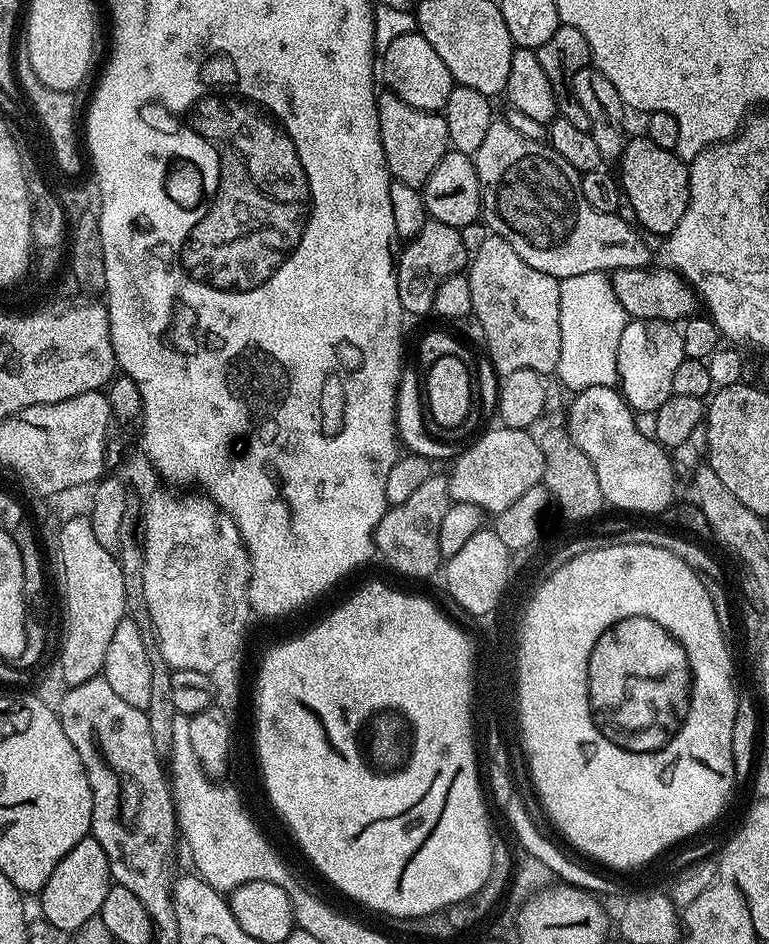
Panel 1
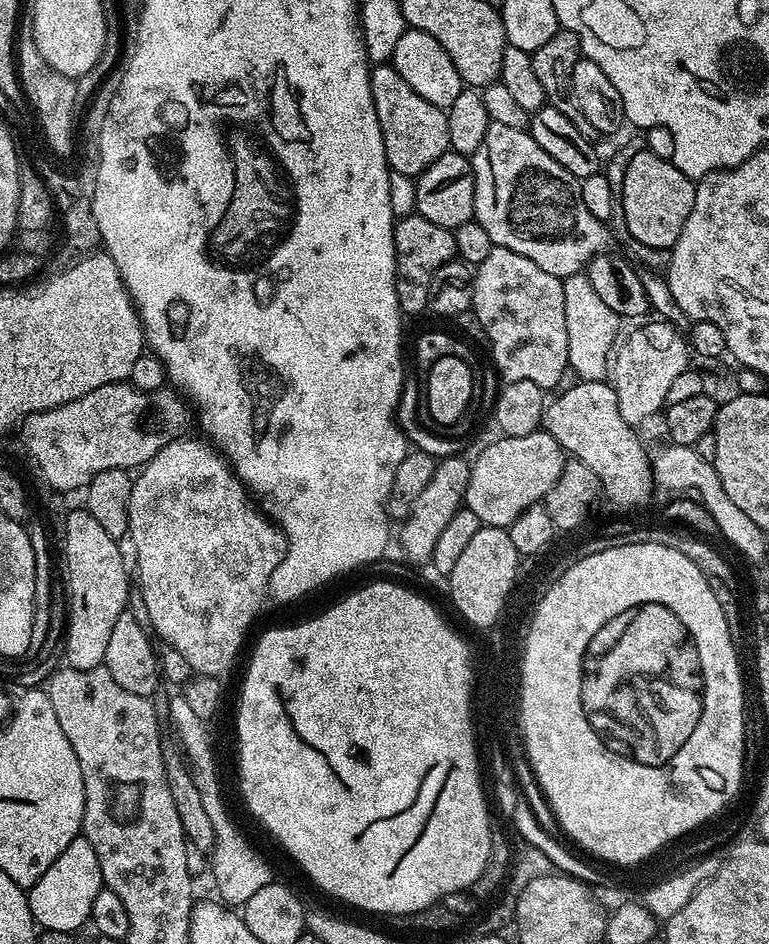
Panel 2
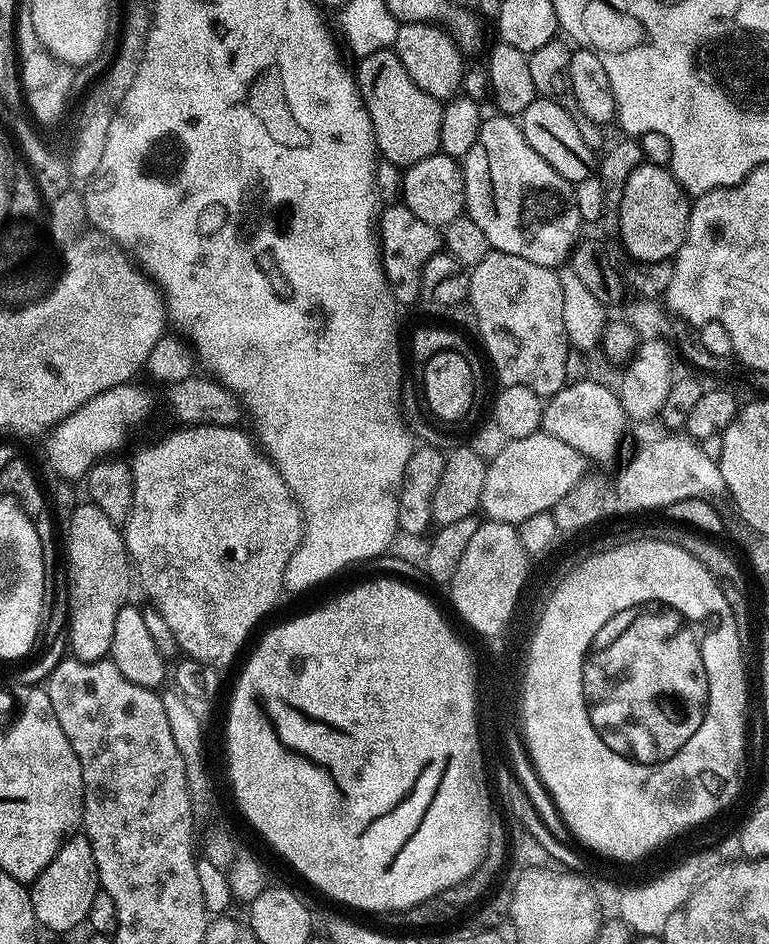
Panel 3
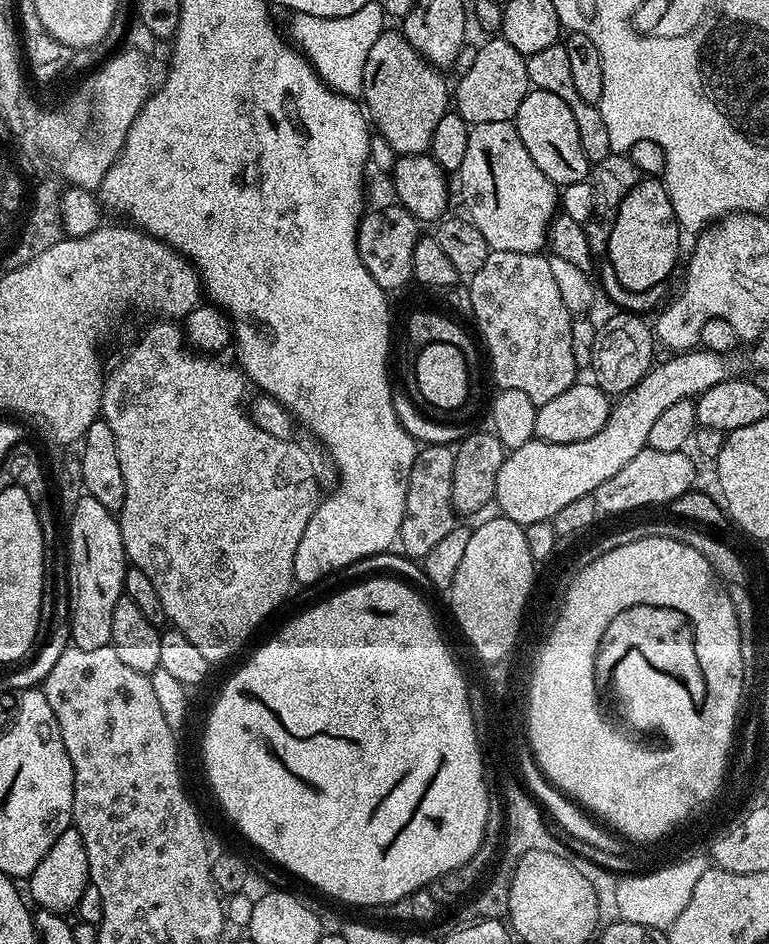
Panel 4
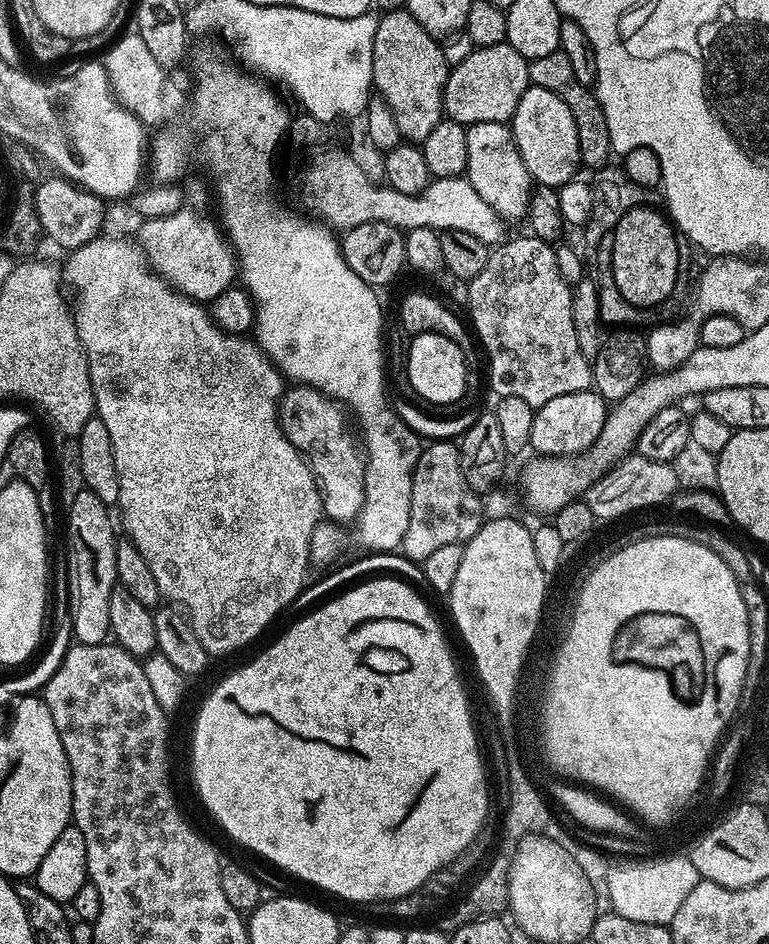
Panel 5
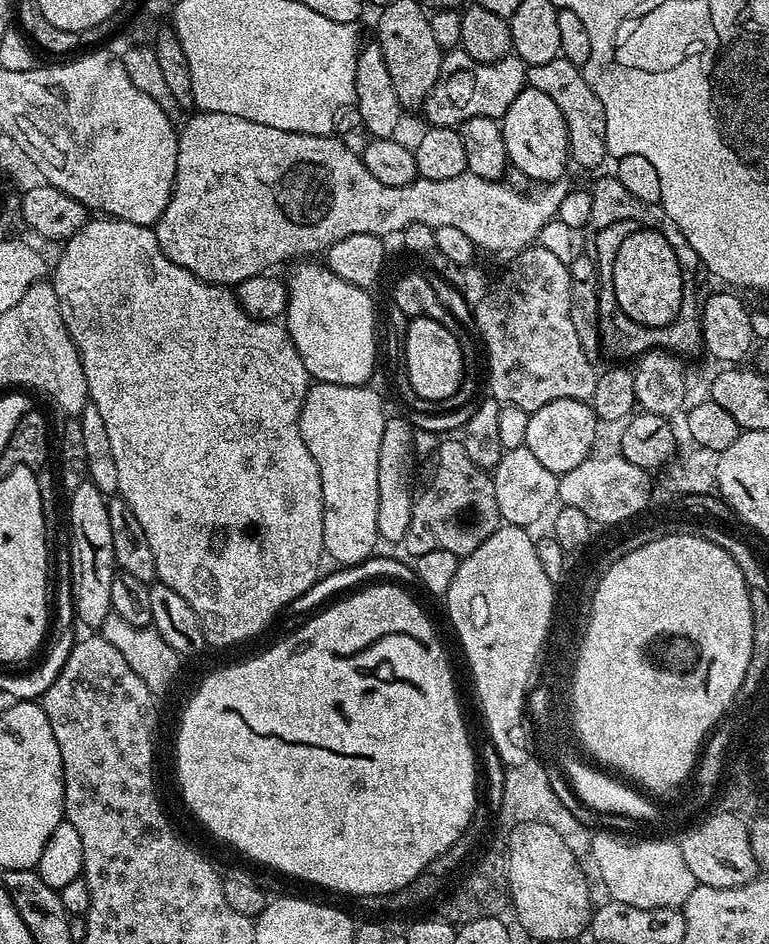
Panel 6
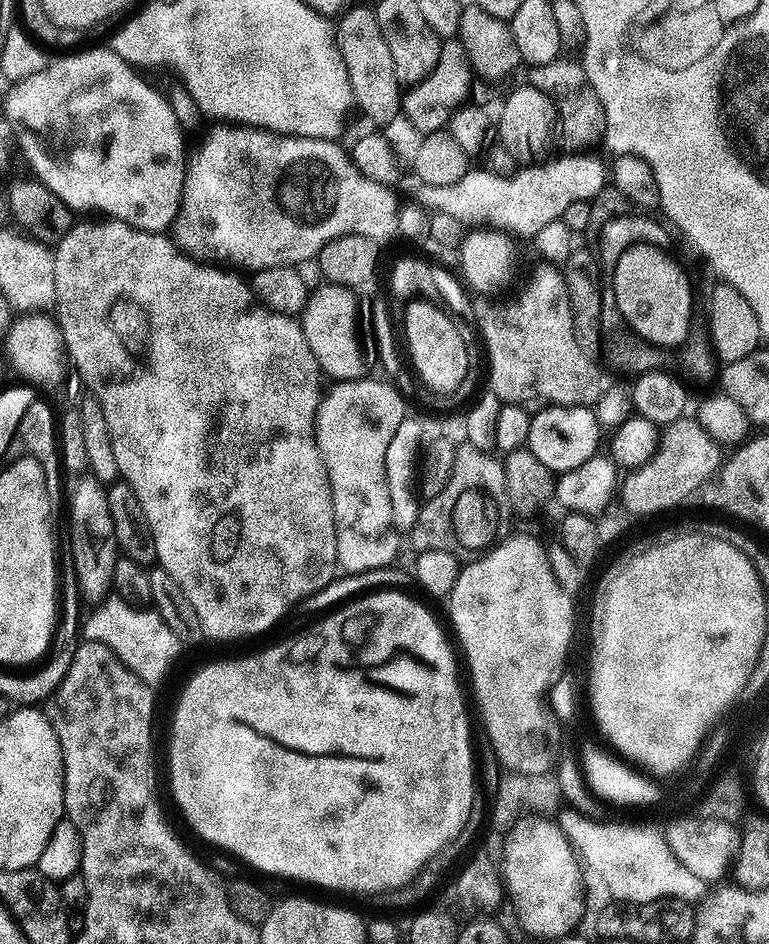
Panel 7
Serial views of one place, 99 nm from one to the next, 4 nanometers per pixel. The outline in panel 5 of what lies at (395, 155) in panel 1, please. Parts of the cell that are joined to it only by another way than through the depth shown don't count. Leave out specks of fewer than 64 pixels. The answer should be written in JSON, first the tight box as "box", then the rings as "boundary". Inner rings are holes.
{"box":[372,8,450,142],"boundary":[[[396,8],[392,12],[384,12],[378,19],[378,34],[374,34],[374,74],[372,82],[379,99],[390,106],[390,114],[394,114],[394,122],[398,122],[401,137],[408,142],[422,142],[444,114],[444,87],[448,81],[450,67],[443,56],[443,47],[437,37],[431,36],[422,26],[418,26],[418,18],[404,8]]]}

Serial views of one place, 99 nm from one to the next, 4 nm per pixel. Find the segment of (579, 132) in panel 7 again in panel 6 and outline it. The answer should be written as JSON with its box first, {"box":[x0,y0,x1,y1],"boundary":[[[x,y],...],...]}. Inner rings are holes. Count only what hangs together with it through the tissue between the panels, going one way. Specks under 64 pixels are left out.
{"box":[527,58,610,168],"boundary":[[[563,58],[550,62],[538,62],[527,65],[527,87],[542,90],[542,94],[550,94],[558,110],[562,110],[562,118],[568,131],[568,155],[571,163],[580,168],[596,168],[604,159],[609,159],[610,150],[606,146],[606,110],[602,110],[602,101],[594,90],[590,90],[590,82],[586,82],[581,65]]]}

